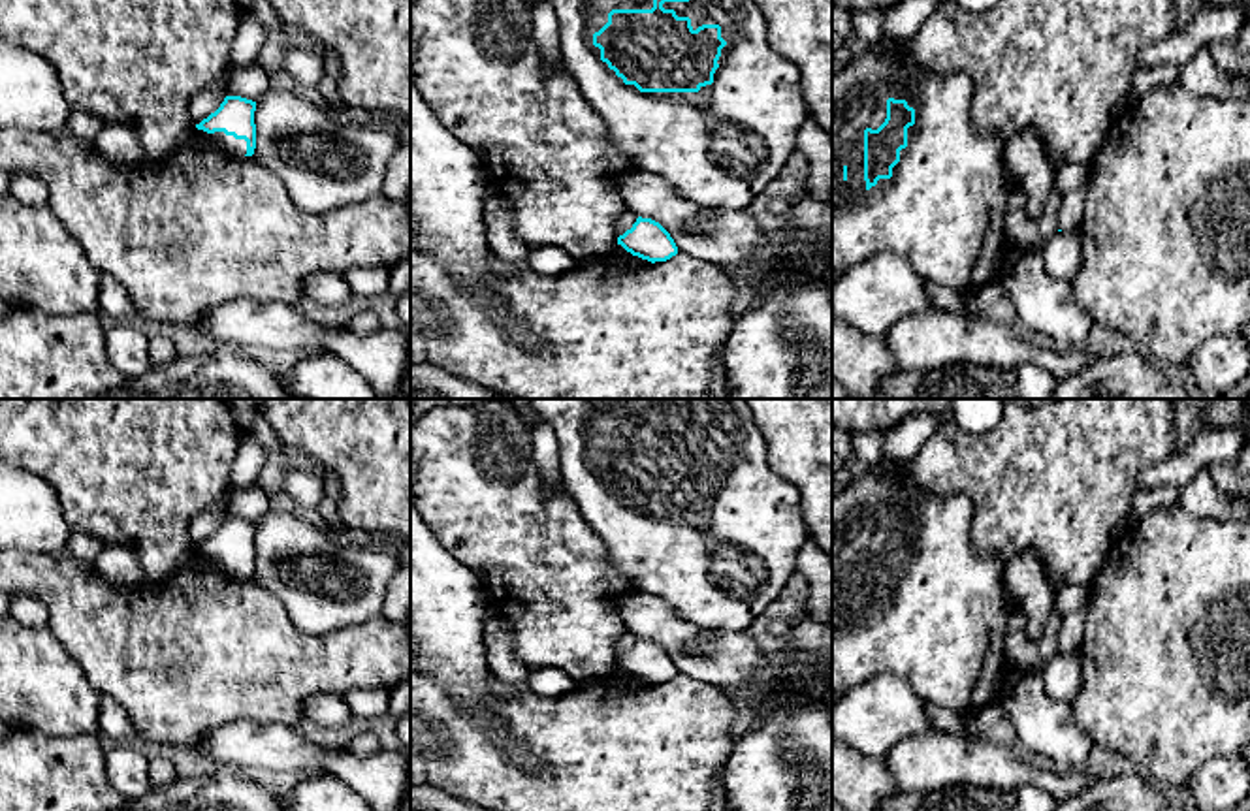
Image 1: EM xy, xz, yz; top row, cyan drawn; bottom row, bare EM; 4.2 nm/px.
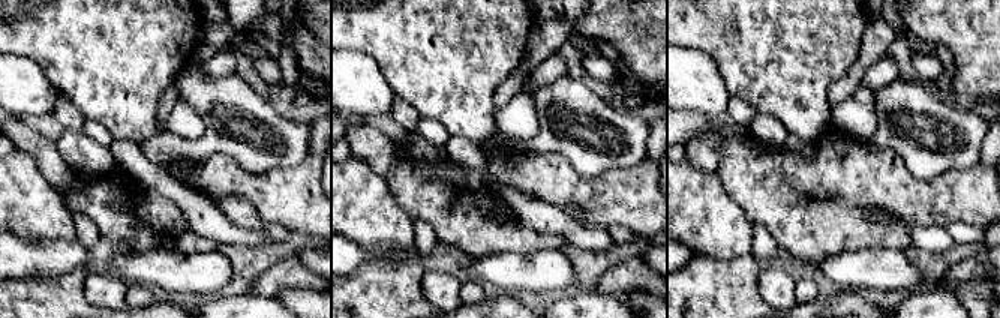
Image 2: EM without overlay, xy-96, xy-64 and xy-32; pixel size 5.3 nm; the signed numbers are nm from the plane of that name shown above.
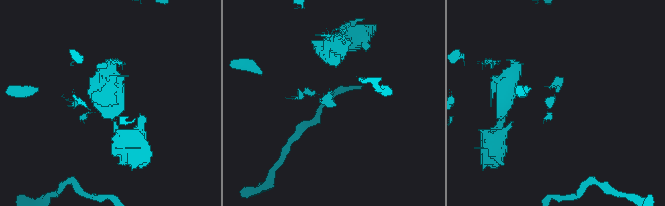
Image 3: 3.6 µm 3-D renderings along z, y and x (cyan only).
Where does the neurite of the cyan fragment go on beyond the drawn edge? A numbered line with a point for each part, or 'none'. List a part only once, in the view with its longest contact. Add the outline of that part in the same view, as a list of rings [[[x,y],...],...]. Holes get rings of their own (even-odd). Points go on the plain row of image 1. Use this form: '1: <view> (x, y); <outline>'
1: xz (720, 569); [[[529,399],[538,420],[552,425],[559,442],[561,487],[578,504],[593,533],[608,548],[617,572],[629,576],[634,589],[659,596],[681,619],[710,632],[744,632],[781,593],[796,572],[796,555],[809,538],[800,508],[800,493],[787,478],[776,474],[768,463],[768,446],[762,438],[745,399]],[[653,412],[689,416],[689,423],[665,423],[678,438],[689,438],[693,452],[702,446],[719,446],[727,467],[717,482],[713,504],[698,514],[640,514],[625,506],[593,467],[593,455],[608,444],[612,431],[651,431]]]

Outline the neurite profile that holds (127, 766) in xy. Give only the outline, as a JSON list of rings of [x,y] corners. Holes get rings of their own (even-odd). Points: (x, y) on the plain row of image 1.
[[[115,743],[105,751],[105,771],[111,785],[130,800],[151,790],[149,758],[128,743]]]

